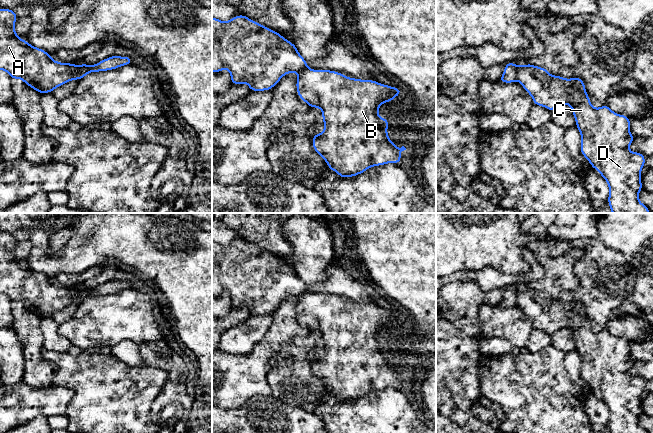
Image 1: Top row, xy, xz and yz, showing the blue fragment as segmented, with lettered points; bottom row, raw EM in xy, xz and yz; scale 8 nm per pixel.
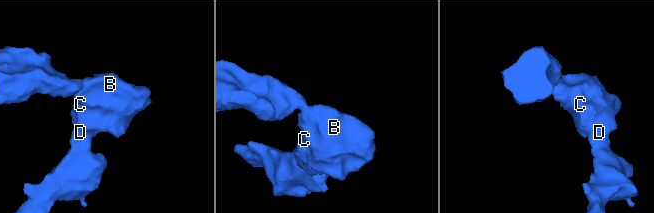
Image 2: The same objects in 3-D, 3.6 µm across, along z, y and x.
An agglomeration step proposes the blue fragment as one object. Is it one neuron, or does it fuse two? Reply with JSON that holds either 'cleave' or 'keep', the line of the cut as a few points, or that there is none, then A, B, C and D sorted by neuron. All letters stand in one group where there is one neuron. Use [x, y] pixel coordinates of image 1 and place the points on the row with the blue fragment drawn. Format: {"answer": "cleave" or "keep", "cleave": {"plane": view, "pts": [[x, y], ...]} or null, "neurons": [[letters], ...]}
{"answer": "cleave", "cleave": {"plane": "xy", "pts": [[77, 66], [78, 79]]}, "neurons": [["A"], ["B", "C", "D"]]}

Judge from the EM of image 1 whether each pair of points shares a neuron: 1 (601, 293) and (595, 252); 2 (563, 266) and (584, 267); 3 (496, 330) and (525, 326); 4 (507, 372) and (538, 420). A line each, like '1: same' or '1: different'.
1: same
2: different
3: same
4: same

